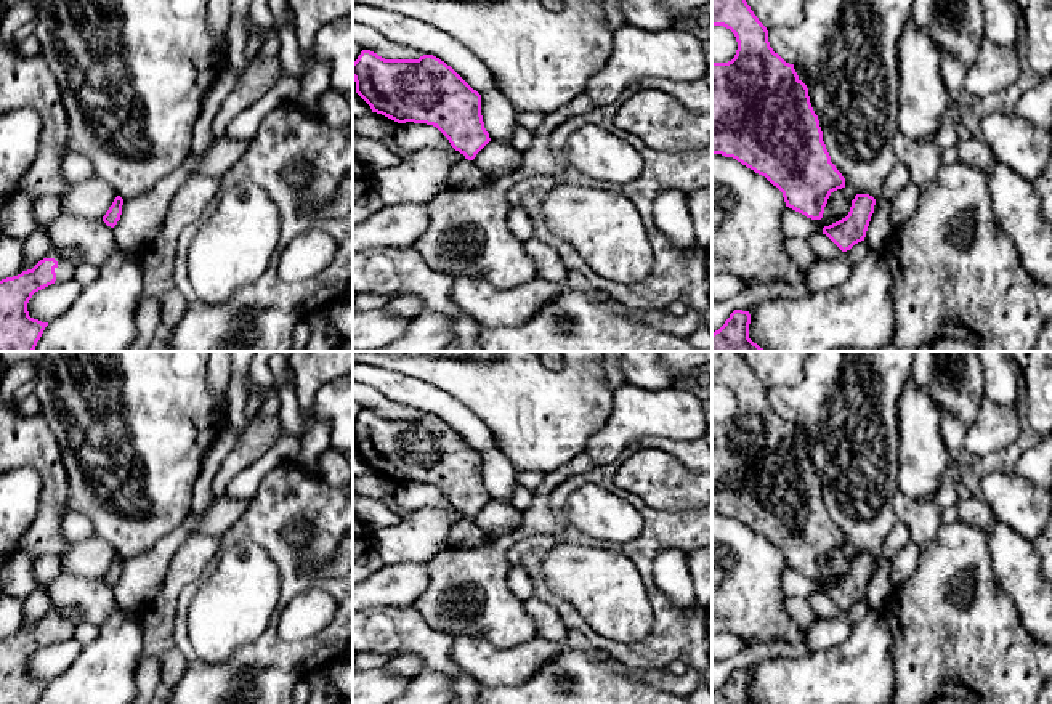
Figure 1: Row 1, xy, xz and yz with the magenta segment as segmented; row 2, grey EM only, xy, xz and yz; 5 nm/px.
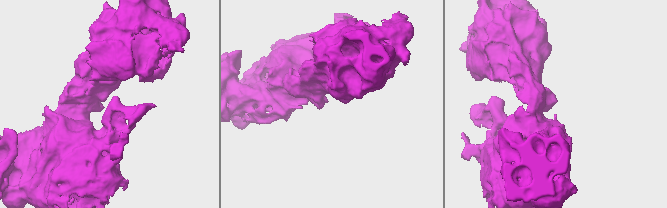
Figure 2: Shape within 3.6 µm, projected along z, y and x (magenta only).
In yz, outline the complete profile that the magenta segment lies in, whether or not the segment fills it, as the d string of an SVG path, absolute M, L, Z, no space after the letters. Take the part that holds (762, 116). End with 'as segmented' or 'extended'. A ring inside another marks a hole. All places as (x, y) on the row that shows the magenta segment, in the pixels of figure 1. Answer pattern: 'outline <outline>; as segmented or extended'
outline M712 0L712 26L730 29L738 42L731 61L712 63L712 154L736 159L776 186L786 207L821 220L829 196L845 188L845 178L831 162L807 85L794 64L773 51L767 27L746 0Z; as segmented

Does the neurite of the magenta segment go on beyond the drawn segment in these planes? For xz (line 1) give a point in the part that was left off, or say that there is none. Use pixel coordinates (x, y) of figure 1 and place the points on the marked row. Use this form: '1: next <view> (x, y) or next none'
1: next none

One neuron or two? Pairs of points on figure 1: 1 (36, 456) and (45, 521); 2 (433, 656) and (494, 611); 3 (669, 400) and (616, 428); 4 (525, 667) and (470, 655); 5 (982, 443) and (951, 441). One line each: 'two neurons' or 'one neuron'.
1: one neuron
2: two neurons
3: one neuron
4: one neuron
5: two neurons

